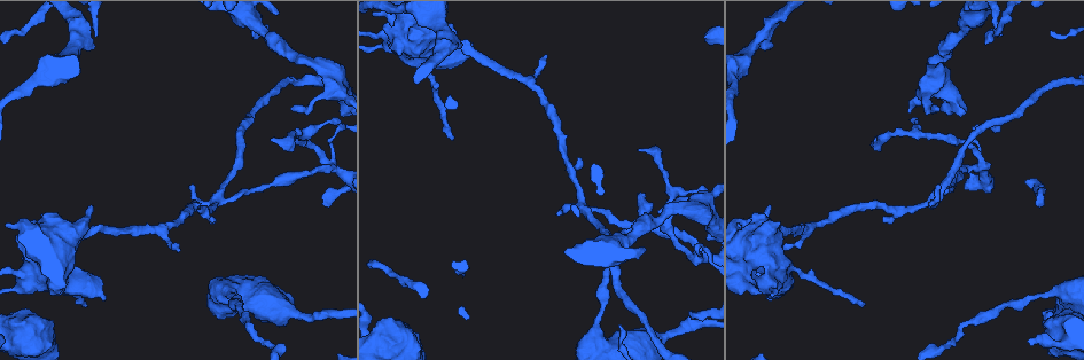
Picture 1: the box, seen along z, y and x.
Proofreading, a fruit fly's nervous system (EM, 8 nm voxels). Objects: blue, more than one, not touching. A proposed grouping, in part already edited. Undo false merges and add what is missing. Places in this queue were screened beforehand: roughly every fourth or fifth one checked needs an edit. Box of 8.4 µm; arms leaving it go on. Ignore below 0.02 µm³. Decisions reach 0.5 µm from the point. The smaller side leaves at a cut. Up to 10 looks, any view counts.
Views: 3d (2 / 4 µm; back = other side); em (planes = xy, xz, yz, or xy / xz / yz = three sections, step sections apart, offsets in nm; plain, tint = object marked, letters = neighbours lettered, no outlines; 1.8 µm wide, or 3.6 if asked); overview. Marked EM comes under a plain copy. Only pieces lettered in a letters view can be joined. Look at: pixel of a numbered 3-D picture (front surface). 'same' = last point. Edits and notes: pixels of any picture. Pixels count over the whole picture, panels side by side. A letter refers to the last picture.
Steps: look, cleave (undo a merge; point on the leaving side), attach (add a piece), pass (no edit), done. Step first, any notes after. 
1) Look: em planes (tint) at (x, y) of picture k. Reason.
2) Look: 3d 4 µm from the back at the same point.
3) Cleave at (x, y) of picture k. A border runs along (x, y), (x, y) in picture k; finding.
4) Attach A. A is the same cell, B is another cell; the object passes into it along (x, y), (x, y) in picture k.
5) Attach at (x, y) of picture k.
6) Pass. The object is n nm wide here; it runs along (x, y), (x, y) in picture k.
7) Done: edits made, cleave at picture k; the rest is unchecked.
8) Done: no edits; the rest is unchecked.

Look: 3d 2 µm at (771, 45) of picture 1. Branch stops here.

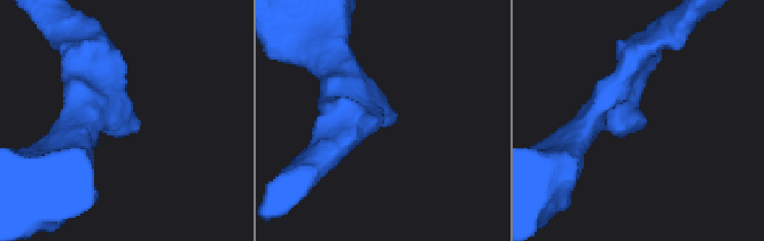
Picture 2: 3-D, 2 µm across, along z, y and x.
Look: em planes (letters) at (642, 125) of picture 2.

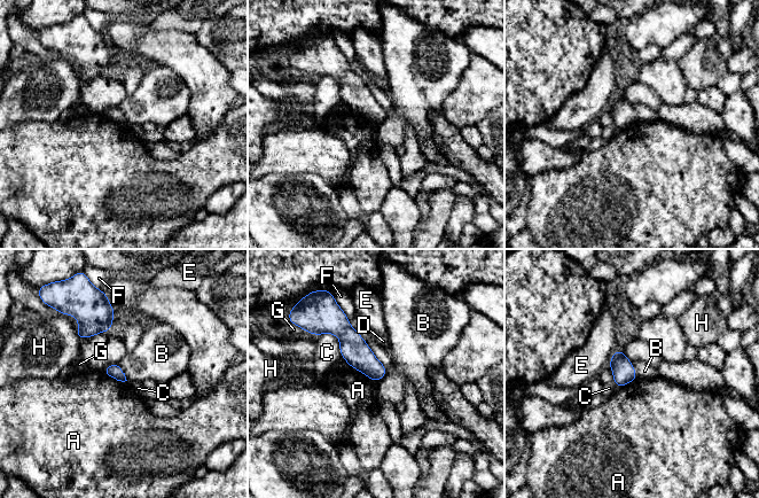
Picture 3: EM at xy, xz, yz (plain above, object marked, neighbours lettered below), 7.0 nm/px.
Pass. A, B, C, D, E, F, G and H are other cells; a border runs along (347, 363), (376, 382) in picture 3; none of them fits.

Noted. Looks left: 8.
Look: em planes (letters) at (640, 150) of picture 1. Thin end.

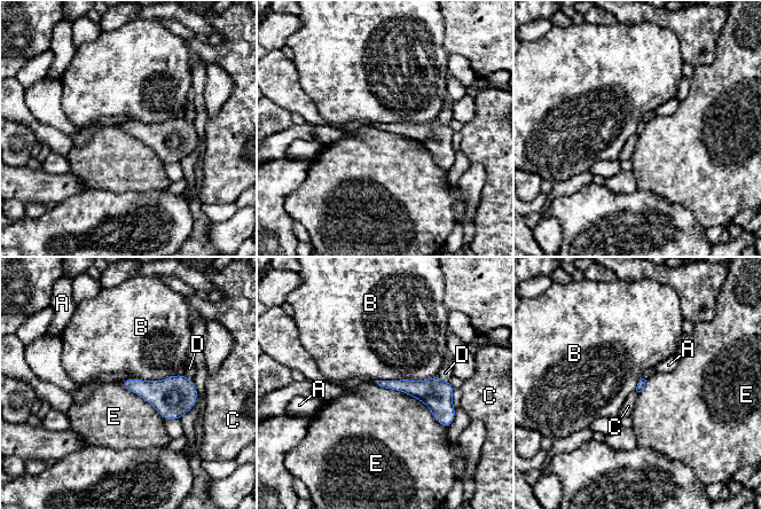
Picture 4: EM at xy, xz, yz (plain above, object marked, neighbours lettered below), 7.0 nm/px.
Pass. A, B, C, D and E are other cells; a border runs along (376, 382), (420, 399), (448, 428) in picture 4; no lettered piece goes on from it.

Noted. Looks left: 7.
Look: 3d 4 µm at (979, 169) of picture 1. Calibre changes.

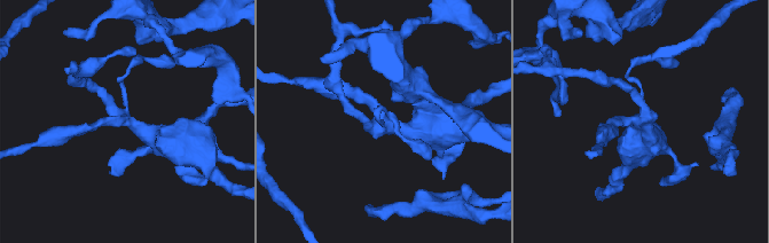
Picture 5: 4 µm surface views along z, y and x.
Look: em yz step 8 (tint) at (380, 117) of picture 5. 4 arms meet here; need the tissue.

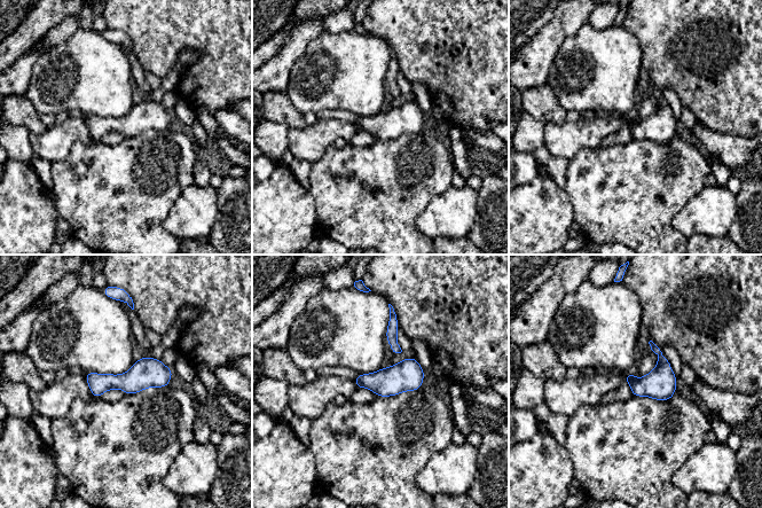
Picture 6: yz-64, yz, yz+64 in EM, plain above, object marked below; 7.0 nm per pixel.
Look: em planes (letters) at the same point. Cut it another way.

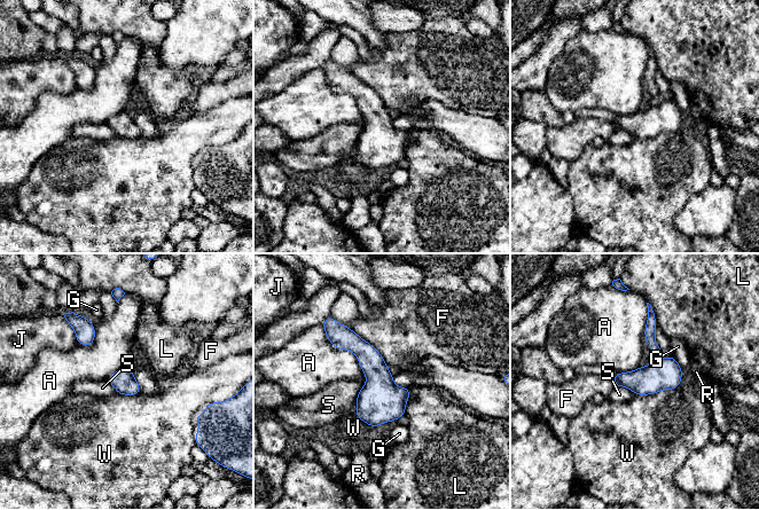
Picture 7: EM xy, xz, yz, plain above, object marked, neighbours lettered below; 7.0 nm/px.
Pass. The object is 160 nm wide here; A, F, G, J, L, R, S and W are other cells; all the same neuron.

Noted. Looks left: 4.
Look: 3d 2 µm from the back at (584, 210) of picture 1. A fork.

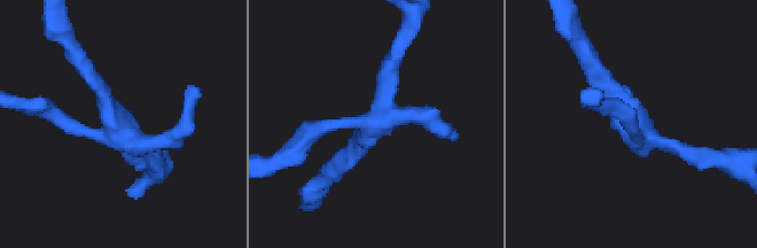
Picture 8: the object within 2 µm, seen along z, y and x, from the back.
Look: em planes (letters) at (373, 127) of picture 8. Shape alone is not enough.

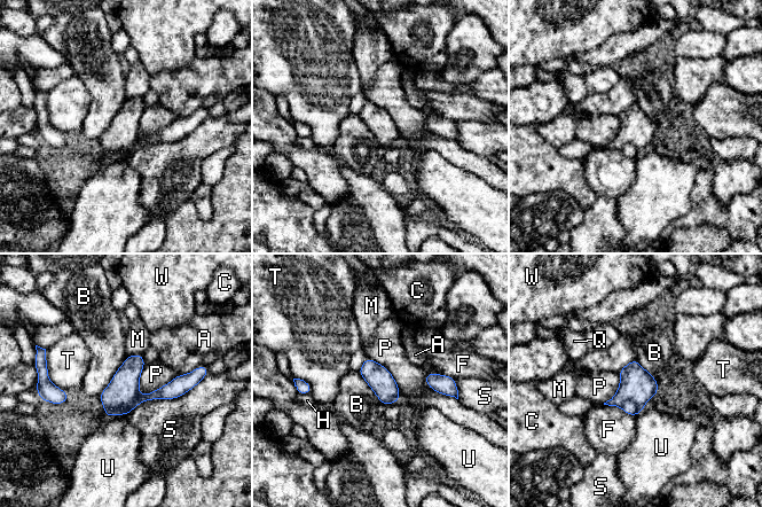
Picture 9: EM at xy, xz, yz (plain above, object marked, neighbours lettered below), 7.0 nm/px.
Cleave at (154, 395) of picture 9. A, B, C, F, H, M, P, Q, S, T, U and W are other cells; a border runs along (139, 395), (123, 406), (105, 406) in picture 9; a second neuron is stuck on.

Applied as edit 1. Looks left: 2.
Done: edits made, cleave at picture 9; the rest is unchecked.

